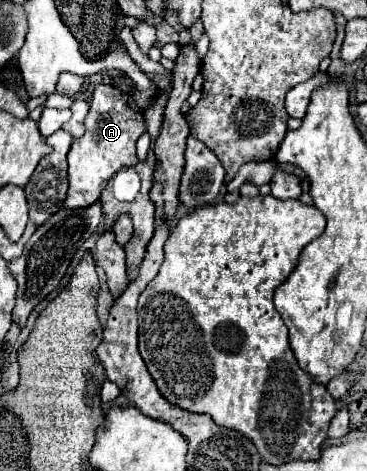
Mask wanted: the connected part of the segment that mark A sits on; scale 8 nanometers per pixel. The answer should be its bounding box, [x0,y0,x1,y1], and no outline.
[63,83,147,209]

